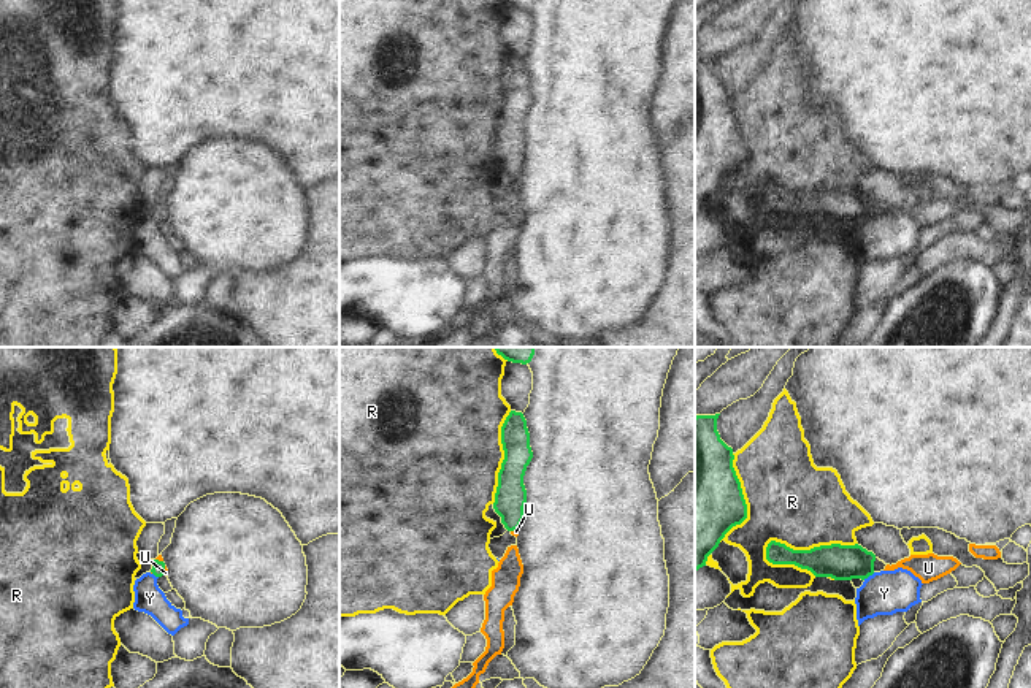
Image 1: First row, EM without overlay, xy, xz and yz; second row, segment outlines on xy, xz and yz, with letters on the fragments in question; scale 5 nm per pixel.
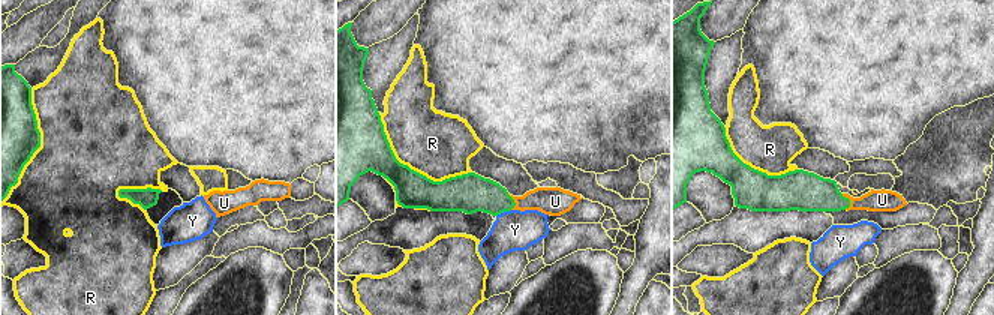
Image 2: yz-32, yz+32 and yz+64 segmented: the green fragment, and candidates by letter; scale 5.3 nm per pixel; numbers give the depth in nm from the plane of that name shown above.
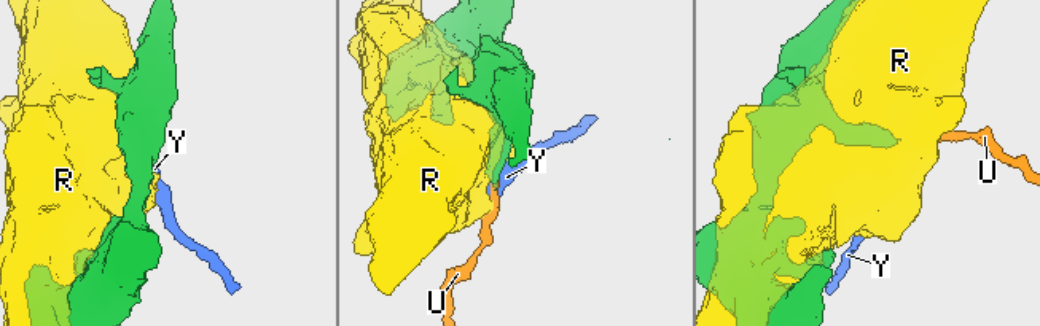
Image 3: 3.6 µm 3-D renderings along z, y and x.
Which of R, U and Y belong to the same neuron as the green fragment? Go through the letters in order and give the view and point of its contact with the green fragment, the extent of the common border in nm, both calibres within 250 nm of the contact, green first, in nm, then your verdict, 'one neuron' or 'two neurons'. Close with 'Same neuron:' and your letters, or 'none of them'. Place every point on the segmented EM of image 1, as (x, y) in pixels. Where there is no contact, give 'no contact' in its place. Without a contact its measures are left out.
R: yz (804, 550) | 480 nm | 180/440 nm | two neurons
U: xy (164, 571) | 50 nm | 70/20 nm | one neuron
Y: yz (868, 576) | 70 nm | 180/220 nm | two neurons
Same neuron: U

